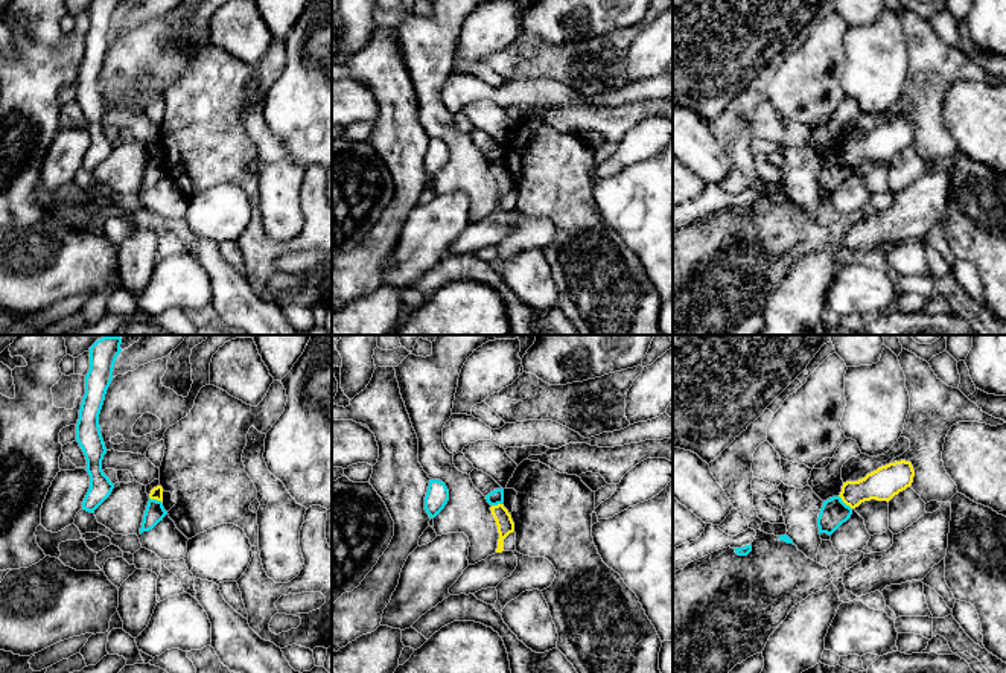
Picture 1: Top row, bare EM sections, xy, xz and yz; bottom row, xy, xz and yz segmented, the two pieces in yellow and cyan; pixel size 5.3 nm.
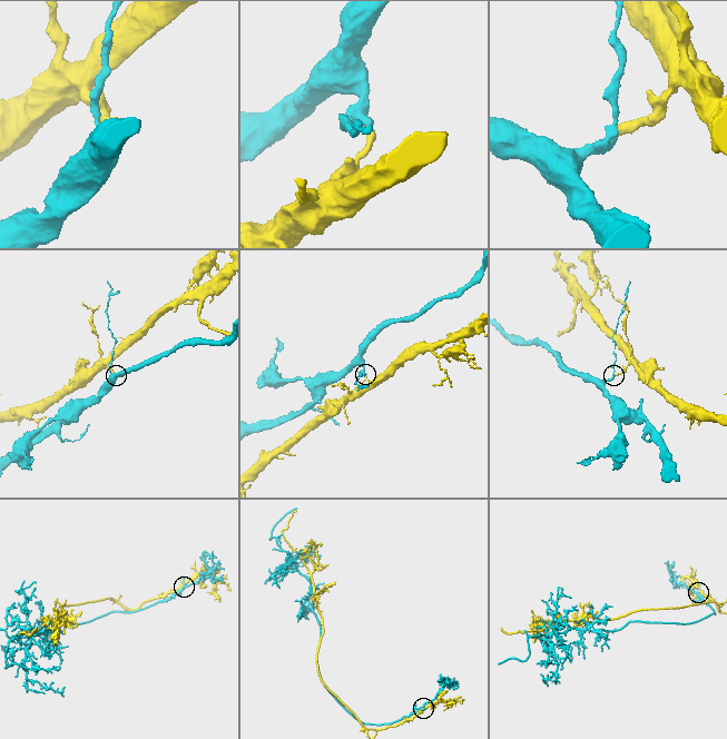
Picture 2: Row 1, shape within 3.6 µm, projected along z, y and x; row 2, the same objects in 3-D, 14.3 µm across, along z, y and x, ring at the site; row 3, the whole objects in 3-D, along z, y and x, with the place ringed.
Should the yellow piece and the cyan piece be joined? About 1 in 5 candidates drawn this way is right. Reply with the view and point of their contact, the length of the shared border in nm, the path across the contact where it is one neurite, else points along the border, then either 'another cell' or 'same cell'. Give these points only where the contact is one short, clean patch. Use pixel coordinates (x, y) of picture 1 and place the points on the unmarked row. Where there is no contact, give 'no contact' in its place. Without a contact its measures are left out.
meets yellow in yz at (845, 162); contact 100 nm long; border along yz (839, 154), (851, 168); another cell

